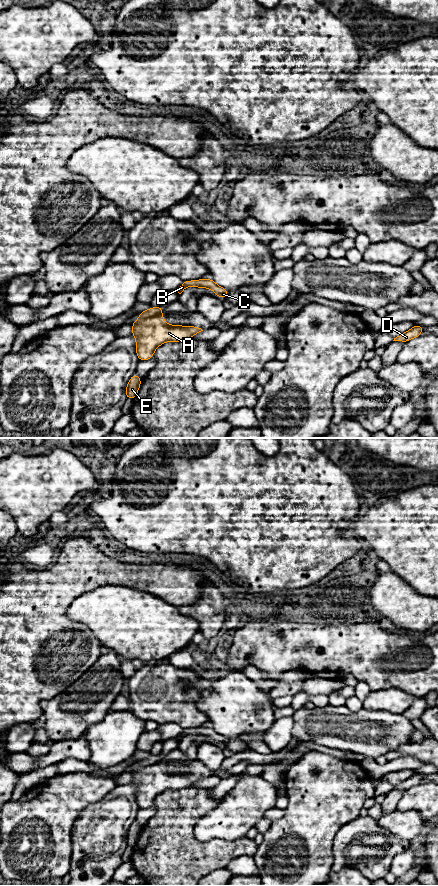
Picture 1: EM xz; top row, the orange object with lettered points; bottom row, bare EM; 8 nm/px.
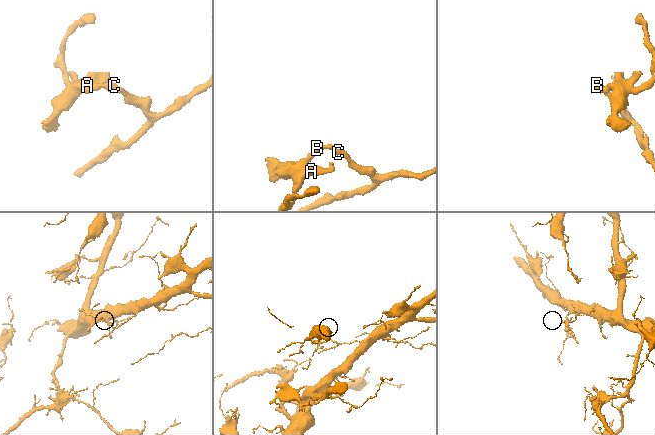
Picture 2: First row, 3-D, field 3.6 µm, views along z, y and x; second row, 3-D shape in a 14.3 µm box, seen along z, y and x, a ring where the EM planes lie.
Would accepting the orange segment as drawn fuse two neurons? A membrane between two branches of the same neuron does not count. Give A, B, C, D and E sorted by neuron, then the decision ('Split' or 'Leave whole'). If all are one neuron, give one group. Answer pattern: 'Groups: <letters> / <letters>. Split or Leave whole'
Groups: A E / B C D. Split

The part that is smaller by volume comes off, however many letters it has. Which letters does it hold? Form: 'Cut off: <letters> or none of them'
Cut off: A, E

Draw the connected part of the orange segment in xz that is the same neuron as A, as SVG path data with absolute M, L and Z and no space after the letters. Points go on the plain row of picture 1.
M160 763L139 767L131 773L131 783L136 786L136 802L140 809L151 807L155 797L165 790L188 788L203 779L196 774L168 773Z

